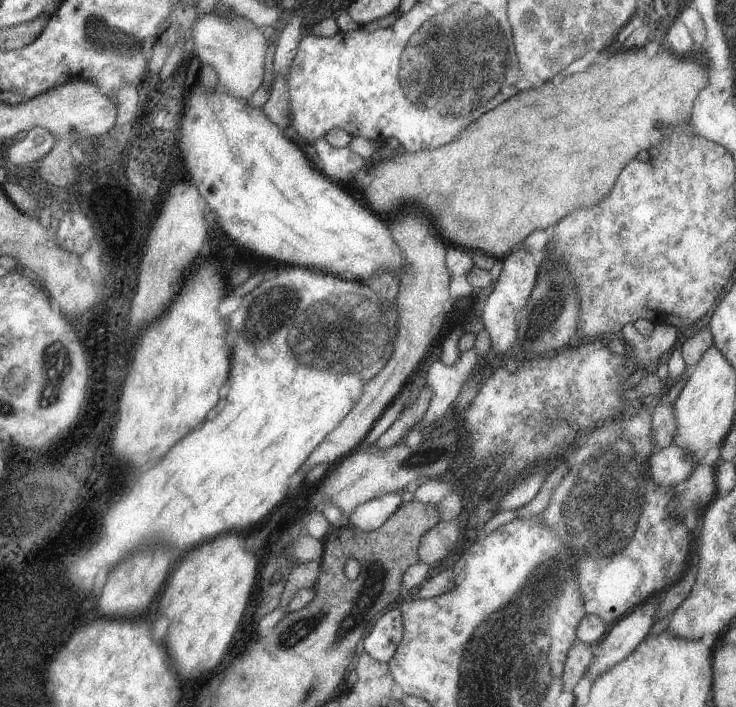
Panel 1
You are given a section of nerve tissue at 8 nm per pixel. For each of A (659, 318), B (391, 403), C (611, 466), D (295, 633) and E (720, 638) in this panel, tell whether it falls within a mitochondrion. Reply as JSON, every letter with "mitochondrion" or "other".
{"A":"other","B":"other","C":"mitochondrion","D":"mitochondrion","E":"other"}

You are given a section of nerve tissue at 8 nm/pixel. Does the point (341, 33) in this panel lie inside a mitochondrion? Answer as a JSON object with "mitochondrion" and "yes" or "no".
{"mitochondrion":"no"}

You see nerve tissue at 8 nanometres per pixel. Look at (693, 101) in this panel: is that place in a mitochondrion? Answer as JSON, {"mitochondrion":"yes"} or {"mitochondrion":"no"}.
{"mitochondrion":"no"}

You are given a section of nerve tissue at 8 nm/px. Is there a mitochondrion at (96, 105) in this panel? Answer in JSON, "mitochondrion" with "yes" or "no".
{"mitochondrion":"no"}

